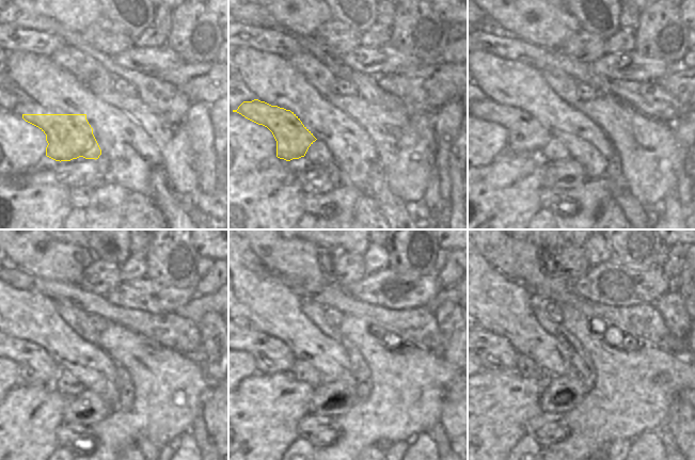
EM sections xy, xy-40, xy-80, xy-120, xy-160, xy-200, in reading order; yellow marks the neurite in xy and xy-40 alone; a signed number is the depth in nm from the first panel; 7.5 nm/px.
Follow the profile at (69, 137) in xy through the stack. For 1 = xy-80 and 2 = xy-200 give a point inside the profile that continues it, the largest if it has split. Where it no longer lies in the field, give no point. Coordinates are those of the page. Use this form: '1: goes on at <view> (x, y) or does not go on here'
1: goes on at xy-80 (532, 139)
2: goes on at xy-200 (495, 352)

